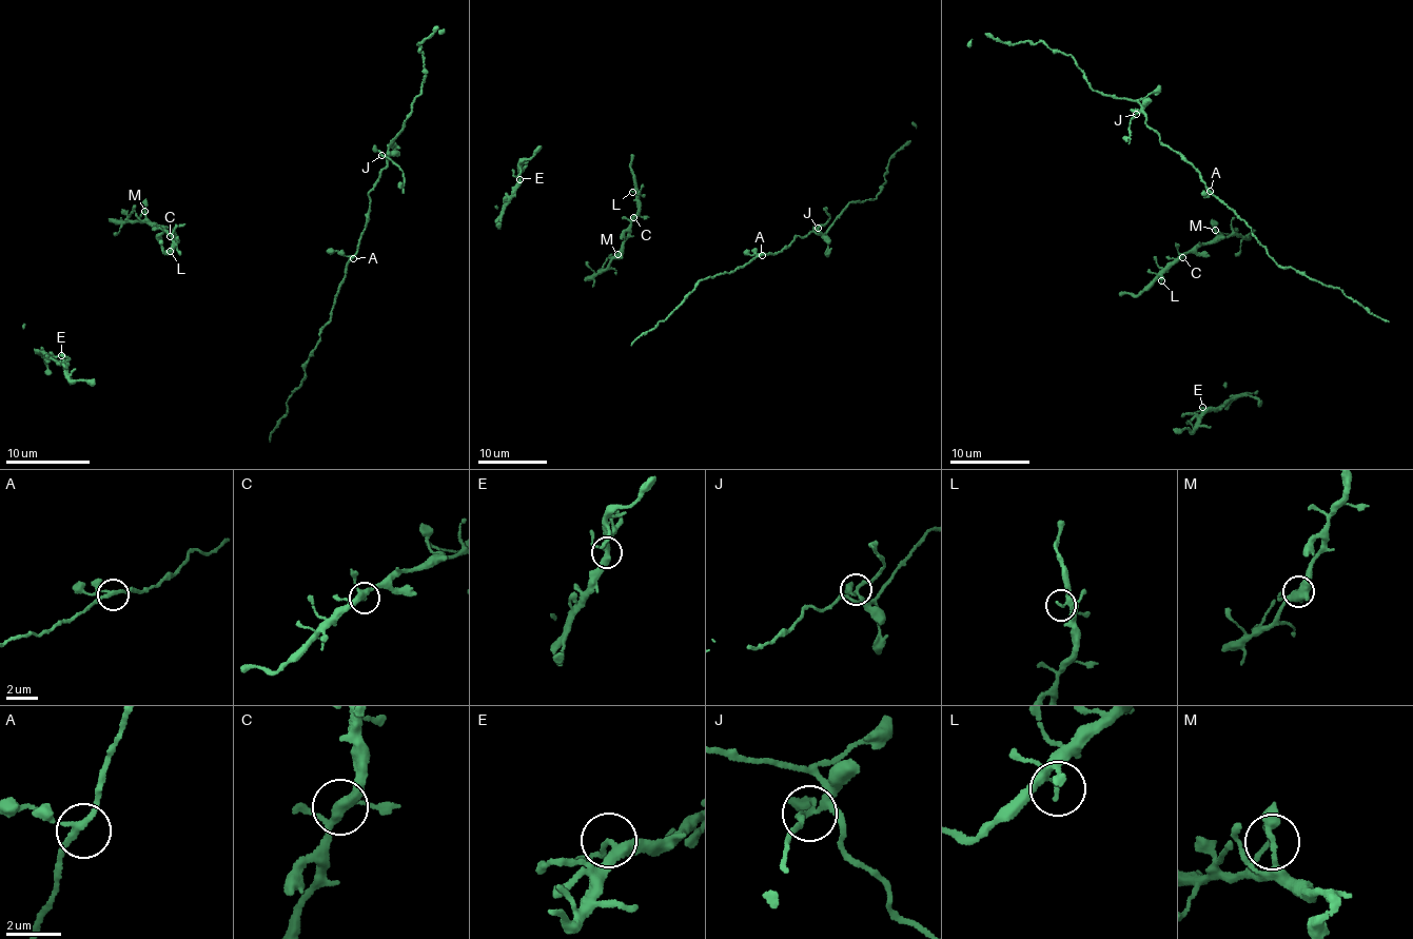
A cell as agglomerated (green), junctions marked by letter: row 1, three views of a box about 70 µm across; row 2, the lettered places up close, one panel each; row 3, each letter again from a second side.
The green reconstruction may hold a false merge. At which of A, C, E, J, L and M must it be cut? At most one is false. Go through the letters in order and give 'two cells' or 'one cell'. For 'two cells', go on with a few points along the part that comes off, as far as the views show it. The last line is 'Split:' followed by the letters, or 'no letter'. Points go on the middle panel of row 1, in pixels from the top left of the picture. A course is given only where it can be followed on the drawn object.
A: one cell
C: one cell
E: one cell
J: two cells; course (817, 229), (830, 217), (825, 210)
L: one cell
M: one cell
Split: J

